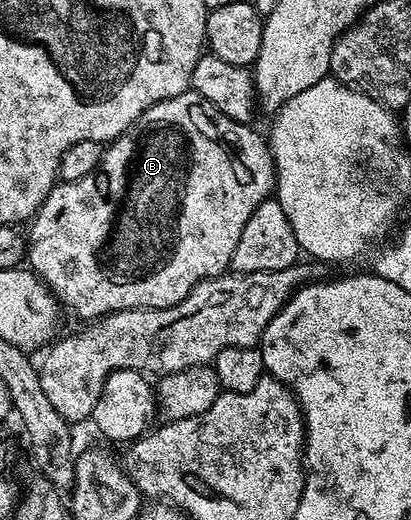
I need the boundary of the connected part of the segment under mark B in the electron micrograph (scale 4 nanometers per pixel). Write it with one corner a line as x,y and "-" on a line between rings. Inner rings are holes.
188,91
177,95
173,99
165,99
164,101
158,101
153,107
149,107
141,114
138,121
135,122
131,128
126,129
121,136
115,138
110,142
103,150
103,158
99,164
98,169
95,170
92,176
85,179
77,179
76,181
59,181
49,191
49,195
45,199
45,203
35,212
35,216
31,218
29,222
29,262
30,268
43,280
47,288
55,294
56,298
64,306
67,305
76,313
79,317
91,317
87,319
98,319
109,313
120,313
123,309
164,309
165,307
173,307
177,303
181,303
181,299
185,299
191,293
191,288
194,285
199,284
200,281
207,281
210,277
221,277
224,273
231,269
231,260
233,259
233,251
237,251
237,239
241,239
241,231
245,231
245,223
249,223
249,215
253,215
253,211
257,211
257,207
261,207
261,203
268,200
274,194
275,191
275,160
271,154
271,146
268,138
263,137
257,130
251,129
250,124
234,121
229,119
229,115
225,115
221,111
217,111
217,107
213,107
213,103
209,103
209,99
205,99
201,94

